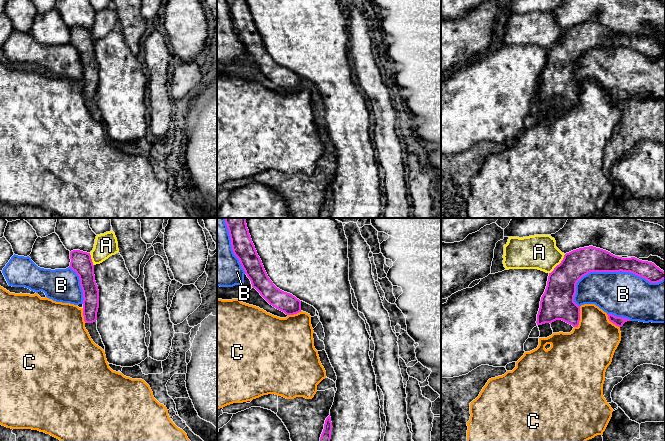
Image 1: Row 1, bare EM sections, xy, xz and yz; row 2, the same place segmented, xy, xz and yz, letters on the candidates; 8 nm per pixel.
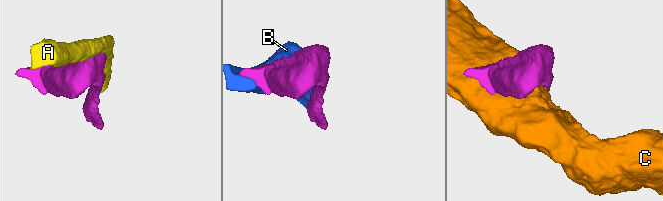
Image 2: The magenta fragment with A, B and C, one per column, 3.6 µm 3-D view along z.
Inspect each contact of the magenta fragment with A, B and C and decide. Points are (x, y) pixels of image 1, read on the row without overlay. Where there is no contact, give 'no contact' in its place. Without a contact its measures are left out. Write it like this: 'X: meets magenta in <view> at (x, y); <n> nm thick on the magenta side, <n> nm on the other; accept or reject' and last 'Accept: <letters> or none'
A: meets magenta in yz at (559, 40); 240 nm thick on the magenta side, 280 nm on the other; reject
B: meets magenta in yz at (611, 47); 220 nm thick on the magenta side, 360 nm on the other; reject
C: meets magenta in yz at (579, 93); 280 nm thick on the magenta side, 380 nm on the other; reject
Accept: none

